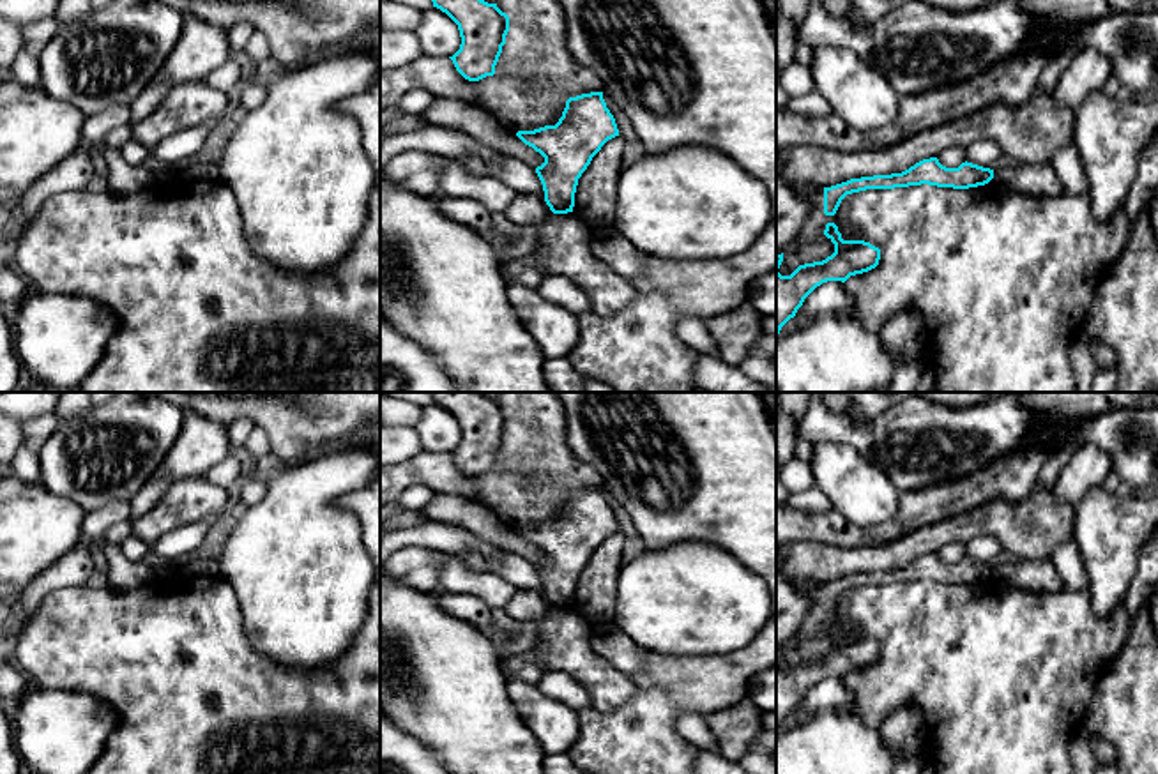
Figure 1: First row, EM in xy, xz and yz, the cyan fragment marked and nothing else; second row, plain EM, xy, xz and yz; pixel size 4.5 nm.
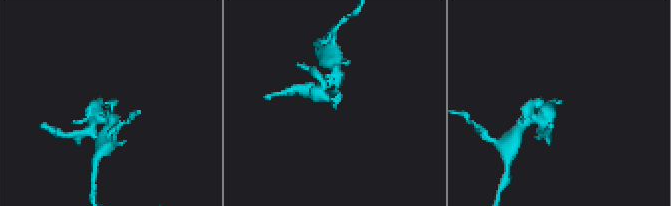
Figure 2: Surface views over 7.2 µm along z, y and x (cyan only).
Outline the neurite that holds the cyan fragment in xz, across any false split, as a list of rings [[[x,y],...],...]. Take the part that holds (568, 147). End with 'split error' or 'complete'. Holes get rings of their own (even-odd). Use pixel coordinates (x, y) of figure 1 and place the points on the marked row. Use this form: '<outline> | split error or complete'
[[[590,92],[569,97],[555,125],[518,131],[516,136],[545,157],[536,173],[546,205],[553,214],[568,214],[575,207],[578,178],[619,129],[603,92]]] | complete

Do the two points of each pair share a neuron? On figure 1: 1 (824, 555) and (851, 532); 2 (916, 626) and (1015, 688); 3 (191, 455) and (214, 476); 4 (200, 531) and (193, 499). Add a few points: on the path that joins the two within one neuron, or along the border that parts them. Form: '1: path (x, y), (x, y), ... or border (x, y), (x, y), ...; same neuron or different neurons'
1: border (794, 541), (819, 541), (845, 548), (876, 546); different neurons
2: path (941, 644), (948, 651), (990, 667); same neuron
3: border (230, 455), (204, 476); different neurons
4: border (214, 522), (184, 523), (159, 538); different neurons

